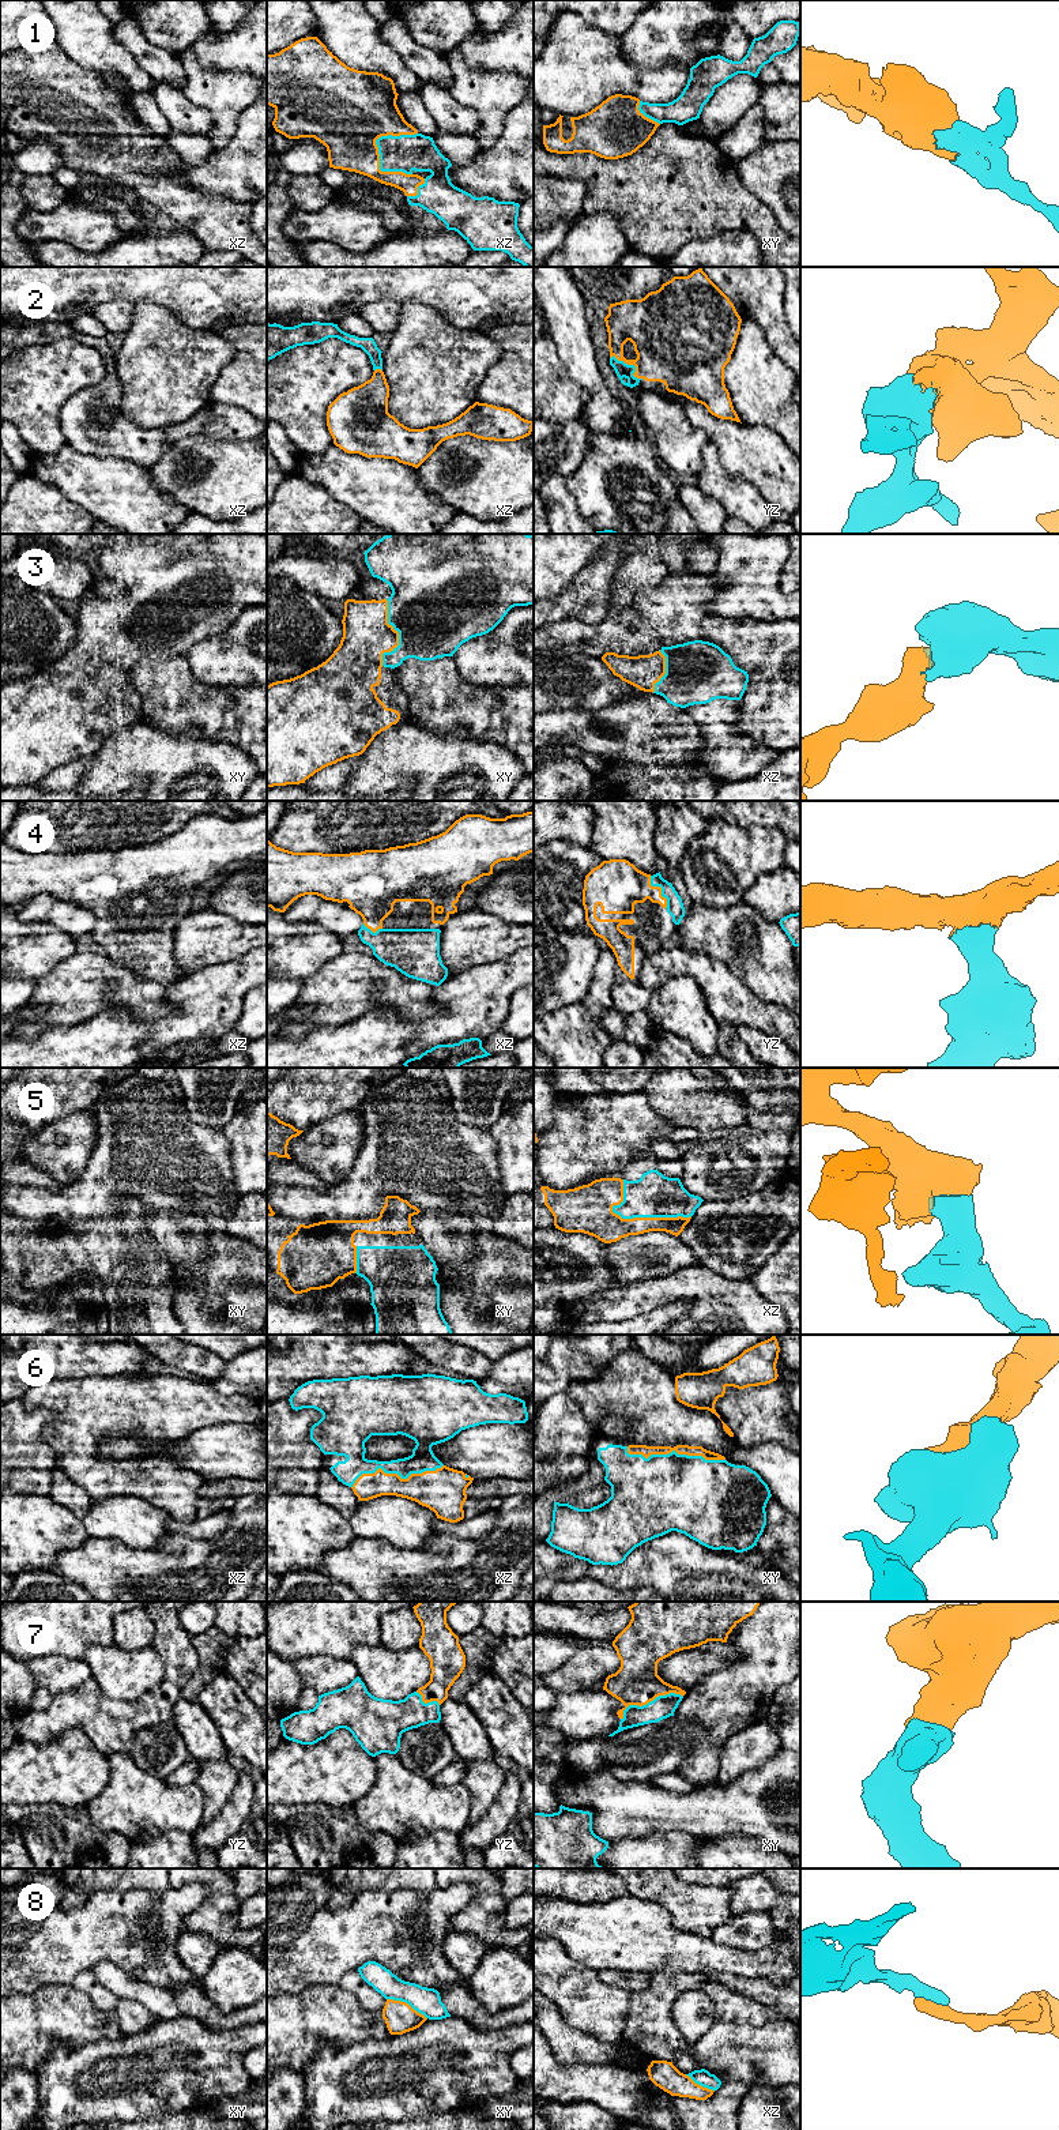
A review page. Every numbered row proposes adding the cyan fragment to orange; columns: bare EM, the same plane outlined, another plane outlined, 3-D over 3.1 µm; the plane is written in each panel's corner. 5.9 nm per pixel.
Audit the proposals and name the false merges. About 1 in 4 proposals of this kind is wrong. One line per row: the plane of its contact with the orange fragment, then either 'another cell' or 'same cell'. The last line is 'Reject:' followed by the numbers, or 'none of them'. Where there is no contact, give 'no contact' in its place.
1: meets orange in xz; same cell
2: meets orange in yz; same cell
3: meets orange in xy; same cell
4: meets orange in yz; same cell
5: meets orange in xz; same cell
6: meets orange in xy; same cell
7: meets orange in xy; same cell
8: meets orange in xy; another cell
Reject: 8

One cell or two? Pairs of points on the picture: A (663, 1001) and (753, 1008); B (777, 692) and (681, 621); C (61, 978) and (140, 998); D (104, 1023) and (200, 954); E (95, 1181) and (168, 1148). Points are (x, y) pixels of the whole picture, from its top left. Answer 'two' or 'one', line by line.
A: two
B: one
C: one
D: two
E: one

